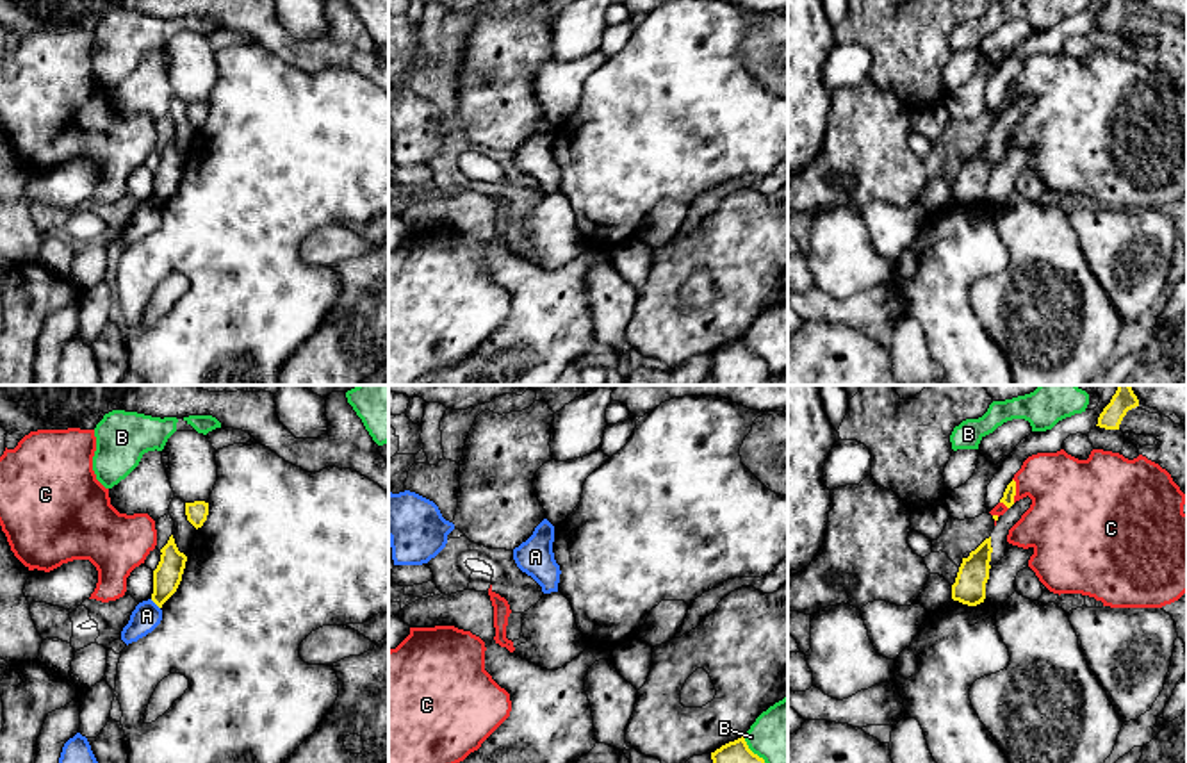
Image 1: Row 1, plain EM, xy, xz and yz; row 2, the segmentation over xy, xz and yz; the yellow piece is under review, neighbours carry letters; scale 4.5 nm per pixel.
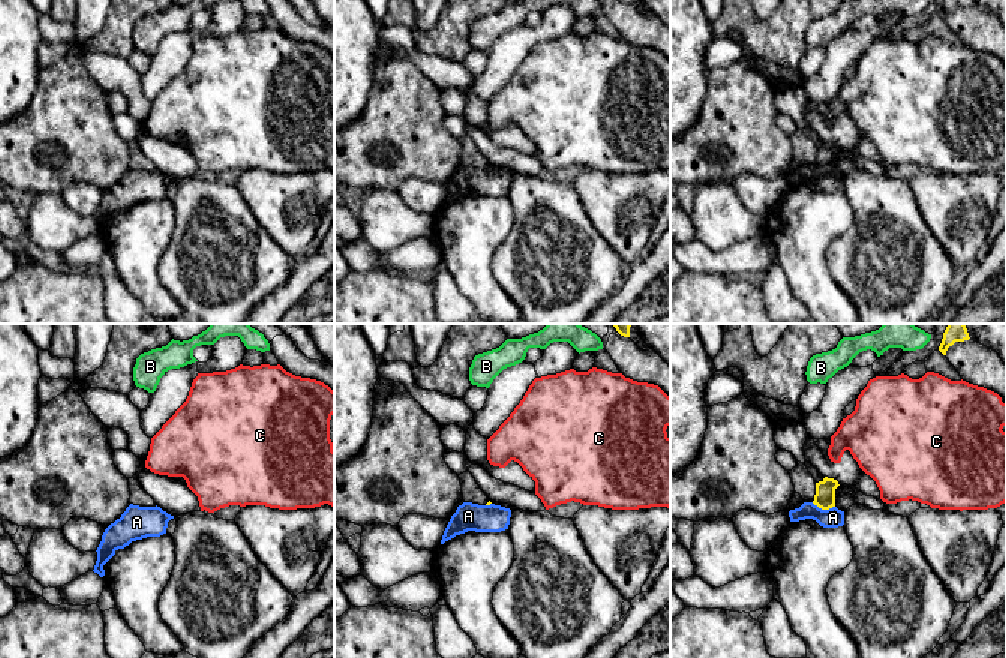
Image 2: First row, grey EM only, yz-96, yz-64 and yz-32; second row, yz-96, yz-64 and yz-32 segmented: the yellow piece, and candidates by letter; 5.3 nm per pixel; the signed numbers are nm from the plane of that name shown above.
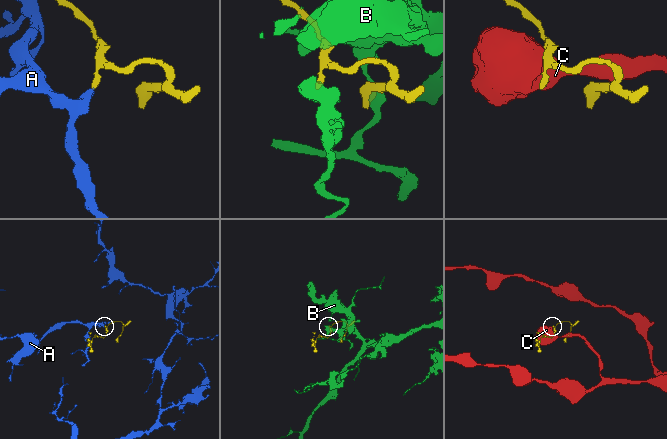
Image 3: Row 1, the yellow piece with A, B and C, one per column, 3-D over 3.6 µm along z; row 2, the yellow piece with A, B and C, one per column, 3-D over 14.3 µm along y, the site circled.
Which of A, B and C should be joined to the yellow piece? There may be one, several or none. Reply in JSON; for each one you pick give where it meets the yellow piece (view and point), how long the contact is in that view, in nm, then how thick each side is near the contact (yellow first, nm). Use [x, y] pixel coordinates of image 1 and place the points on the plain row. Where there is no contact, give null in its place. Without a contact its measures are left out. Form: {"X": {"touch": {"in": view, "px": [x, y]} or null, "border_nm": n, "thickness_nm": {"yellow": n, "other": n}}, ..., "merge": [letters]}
{"merge": []}

